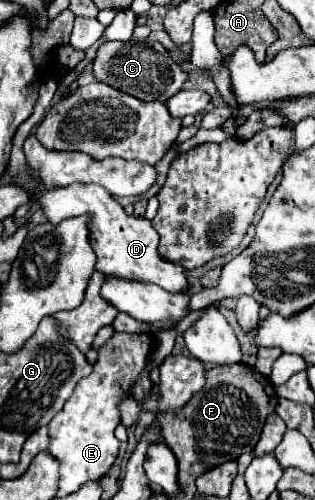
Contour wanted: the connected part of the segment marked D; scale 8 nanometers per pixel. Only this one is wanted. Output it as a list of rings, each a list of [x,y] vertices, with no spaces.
[[[26,166],[26,176],[30,178],[30,182],[22,182],[18,184],[20,188],[24,188],[30,196],[30,200],[36,200],[46,216],[46,220],[50,224],[58,224],[62,218],[68,218],[68,216],[90,216],[92,220],[88,222],[88,230],[90,230],[90,244],[92,244],[92,250],[94,254],[98,256],[96,260],[96,270],[102,272],[102,274],[118,274],[120,278],[134,278],[134,280],[140,280],[140,282],[152,282],[152,284],[158,284],[160,288],[164,290],[170,290],[170,292],[182,292],[186,288],[186,276],[184,276],[184,270],[182,266],[174,266],[172,262],[166,262],[160,258],[158,254],[158,234],[152,226],[150,220],[146,218],[136,218],[136,216],[128,216],[124,212],[124,208],[116,202],[114,196],[110,196],[102,186],[98,184],[70,184],[70,186],[54,186],[54,188],[44,188],[44,184],[32,174],[32,168]]]

